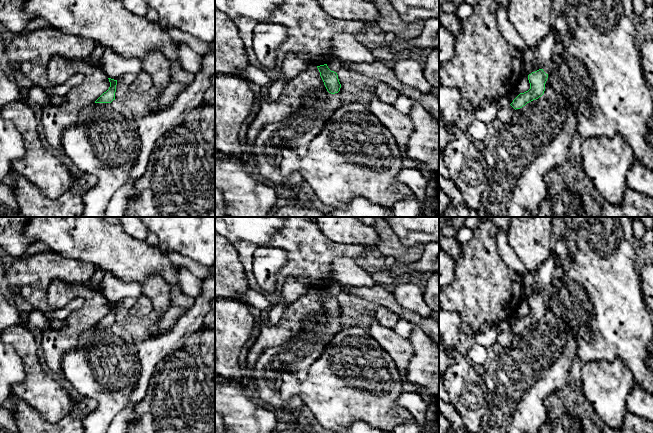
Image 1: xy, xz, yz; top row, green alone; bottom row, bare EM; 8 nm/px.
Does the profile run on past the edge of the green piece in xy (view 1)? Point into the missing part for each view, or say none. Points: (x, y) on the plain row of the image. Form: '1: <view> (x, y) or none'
1: none

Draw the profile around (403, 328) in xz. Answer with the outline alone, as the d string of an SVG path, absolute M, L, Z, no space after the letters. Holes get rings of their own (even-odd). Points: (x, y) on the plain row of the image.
M399 318L399 320L397 321L393 330L399 336L408 339L408 337L410 336L410 334L413 331L413 327L414 327L414 325L412 323L410 323L409 321L407 321L406 319Z

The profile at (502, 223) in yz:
M486 217L486 220L492 221L497 229L508 232L512 217Z

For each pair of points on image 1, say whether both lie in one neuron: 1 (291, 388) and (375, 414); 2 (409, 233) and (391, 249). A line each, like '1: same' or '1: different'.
1: same
2: different

